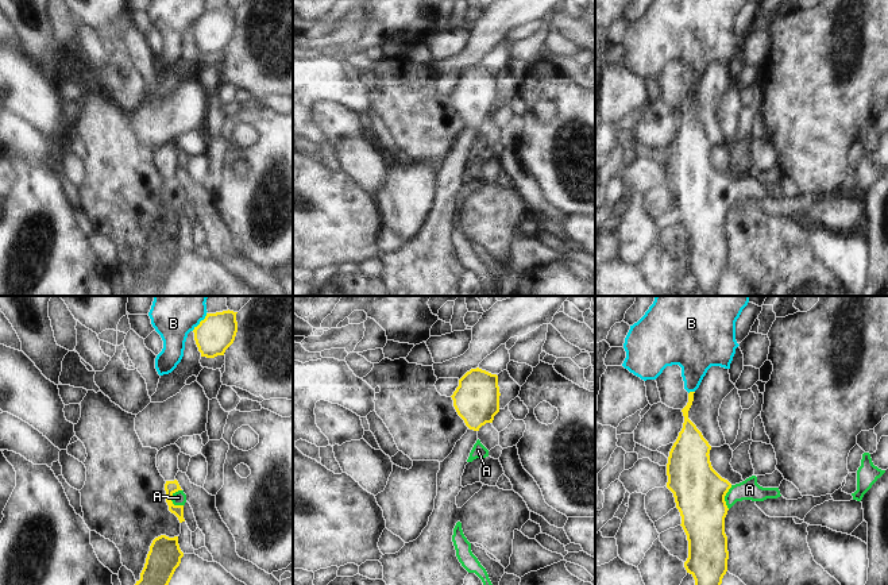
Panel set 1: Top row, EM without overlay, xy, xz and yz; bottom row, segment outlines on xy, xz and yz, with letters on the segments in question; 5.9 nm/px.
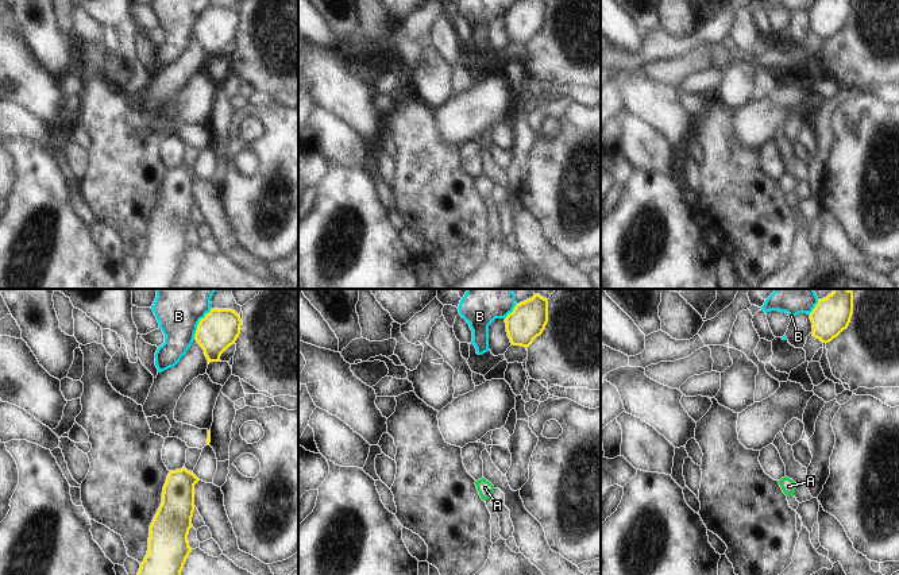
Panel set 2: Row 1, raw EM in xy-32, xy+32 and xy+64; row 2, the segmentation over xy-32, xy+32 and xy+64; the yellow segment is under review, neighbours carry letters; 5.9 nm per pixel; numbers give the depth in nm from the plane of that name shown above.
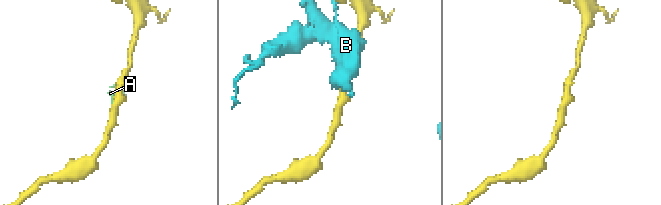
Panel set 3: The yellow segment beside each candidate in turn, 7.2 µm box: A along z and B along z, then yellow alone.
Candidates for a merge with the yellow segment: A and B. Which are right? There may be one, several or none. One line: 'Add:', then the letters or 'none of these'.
Add: A

